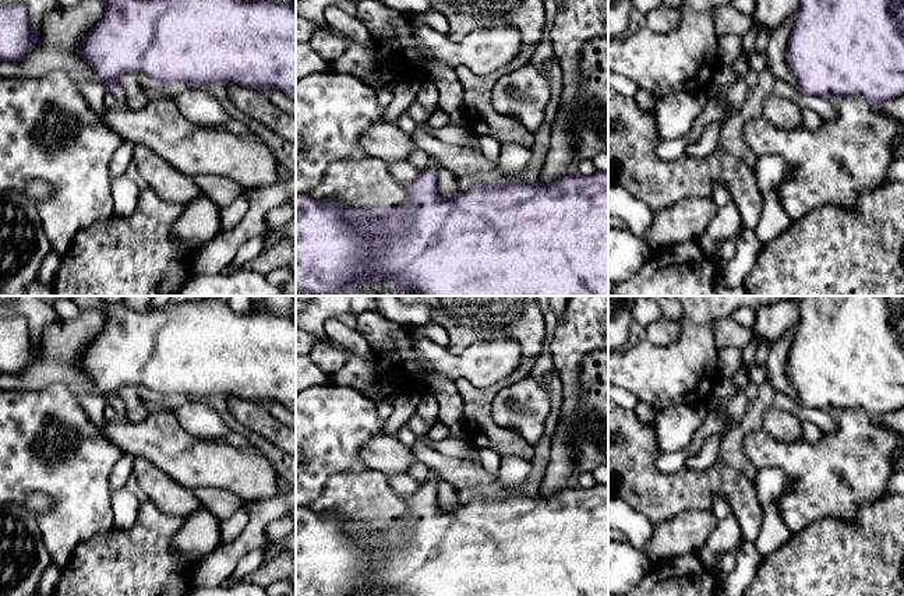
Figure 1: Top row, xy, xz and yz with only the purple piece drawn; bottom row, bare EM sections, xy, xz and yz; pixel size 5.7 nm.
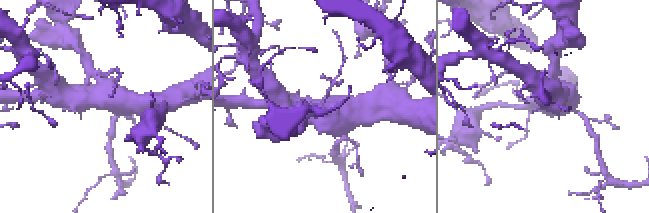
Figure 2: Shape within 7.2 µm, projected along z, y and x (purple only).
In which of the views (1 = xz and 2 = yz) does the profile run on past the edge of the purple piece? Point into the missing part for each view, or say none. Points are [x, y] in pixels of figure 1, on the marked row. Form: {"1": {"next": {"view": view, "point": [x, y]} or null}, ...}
{"1": {"next": {"view": "xz", "point": [434, 164]}}, "2": {"next": null}}

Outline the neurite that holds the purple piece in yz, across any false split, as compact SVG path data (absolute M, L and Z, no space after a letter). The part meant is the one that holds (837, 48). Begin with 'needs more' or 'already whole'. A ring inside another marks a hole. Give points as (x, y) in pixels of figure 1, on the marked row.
already whole; M799 0L787 61L799 91L884 103L904 95L904 0Z

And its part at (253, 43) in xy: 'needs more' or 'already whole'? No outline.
needs more

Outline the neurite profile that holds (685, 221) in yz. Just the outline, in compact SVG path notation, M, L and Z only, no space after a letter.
M711 197L684 200L668 209L653 212L643 239L657 246L699 240L717 211Z

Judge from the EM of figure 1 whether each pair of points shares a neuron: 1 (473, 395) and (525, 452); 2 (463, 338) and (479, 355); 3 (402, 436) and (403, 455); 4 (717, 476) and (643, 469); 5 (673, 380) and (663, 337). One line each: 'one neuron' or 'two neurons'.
1: one neuron
2: two neurons
3: two neurons
4: one neuron
5: two neurons

